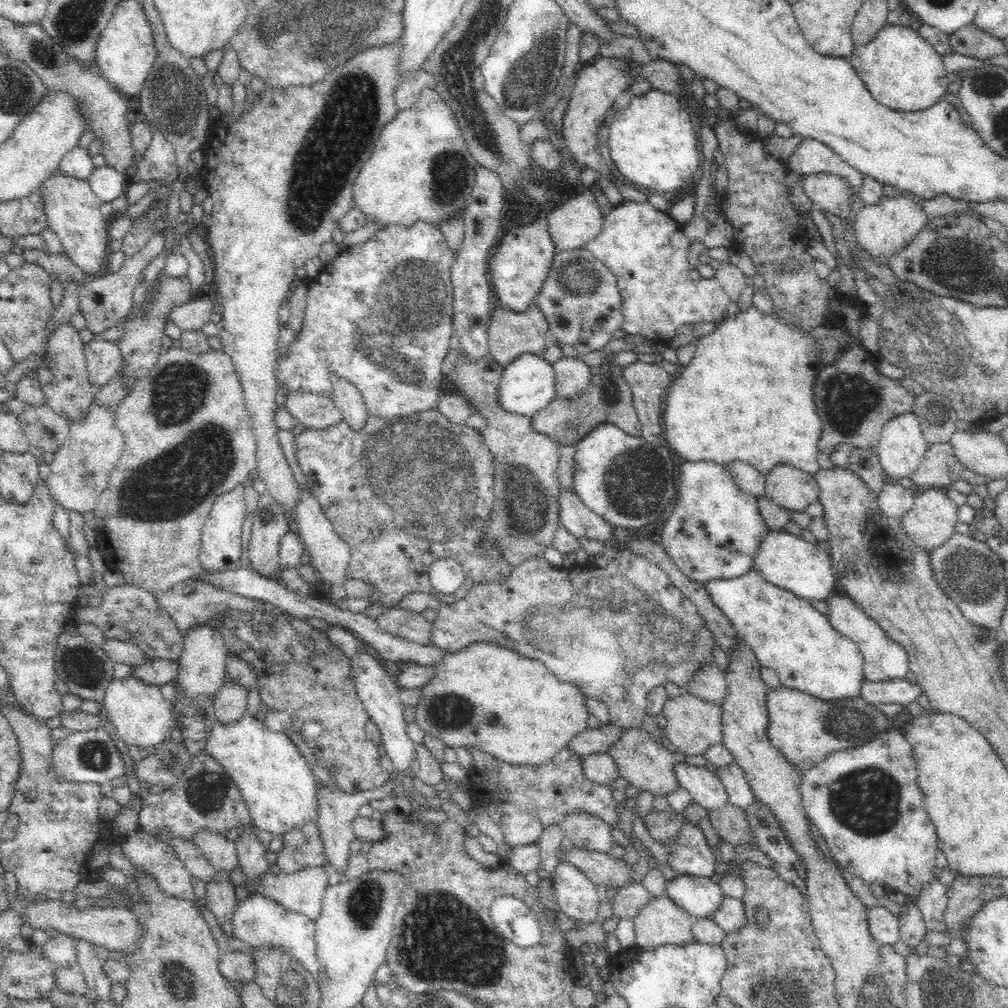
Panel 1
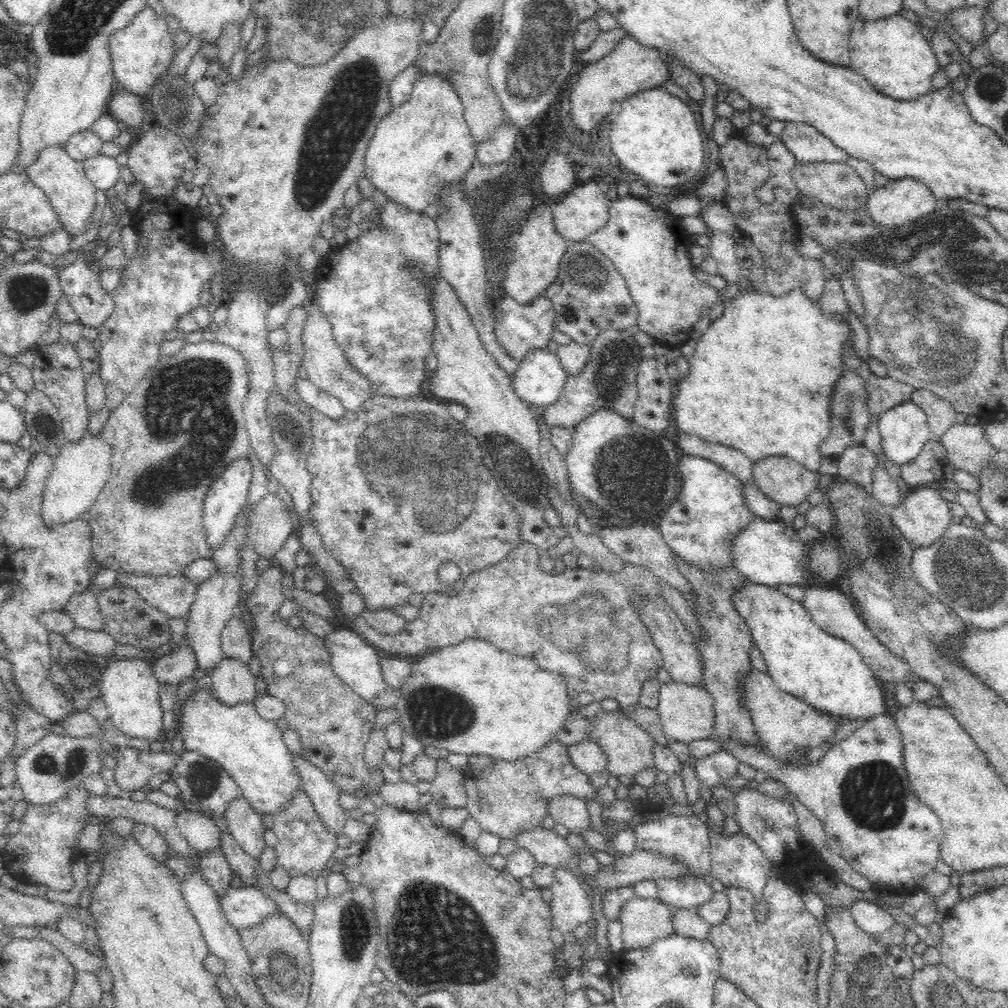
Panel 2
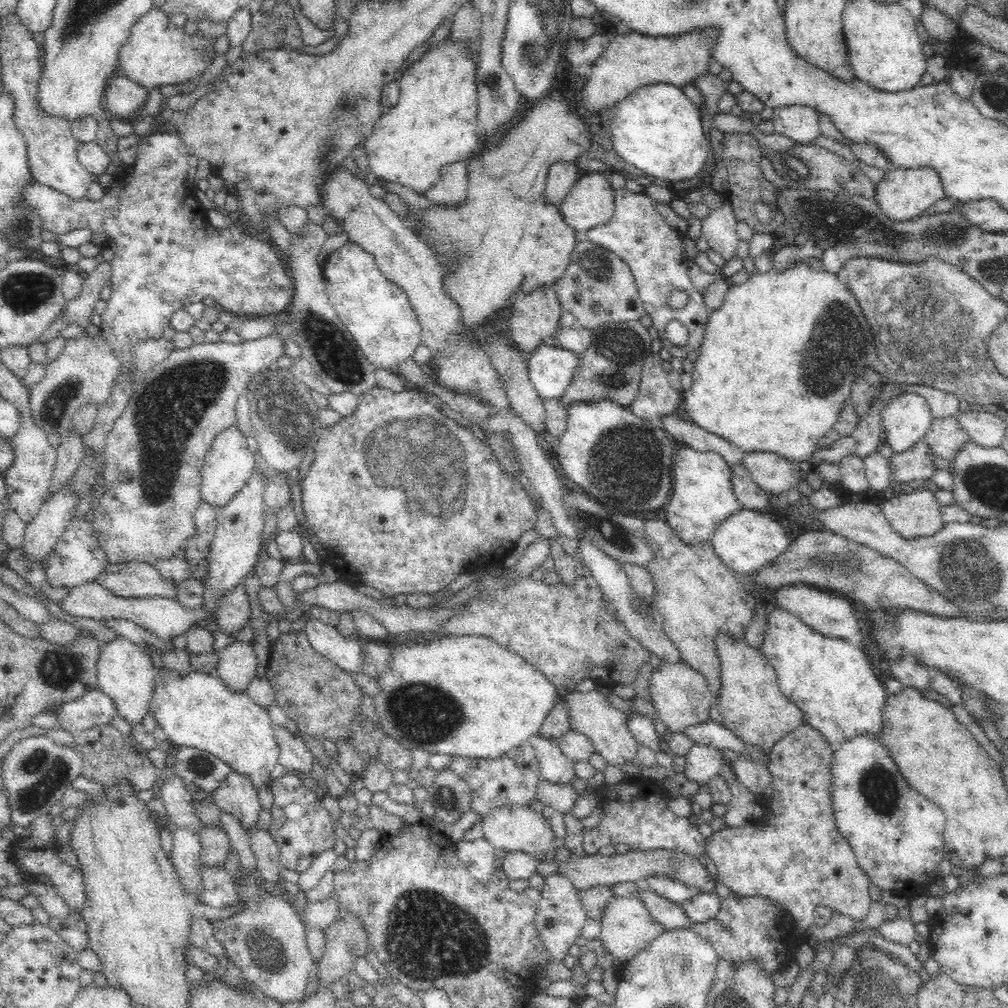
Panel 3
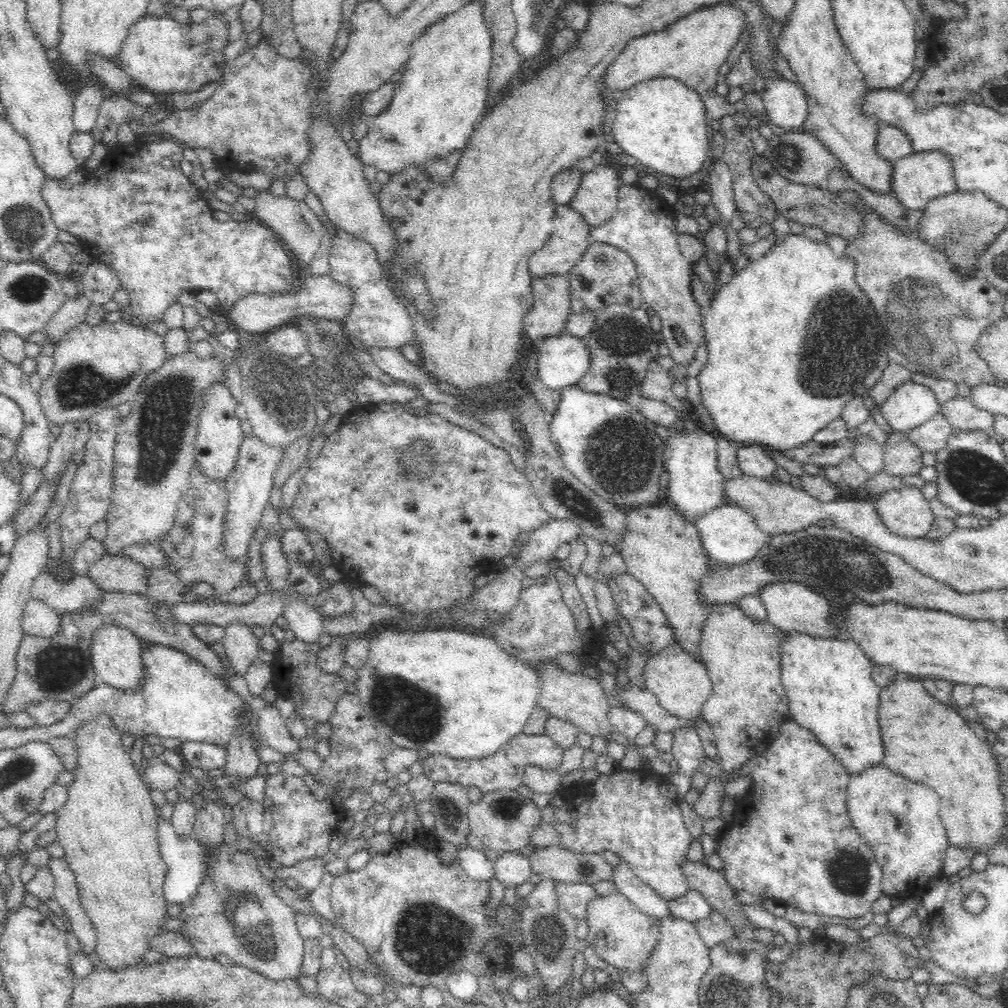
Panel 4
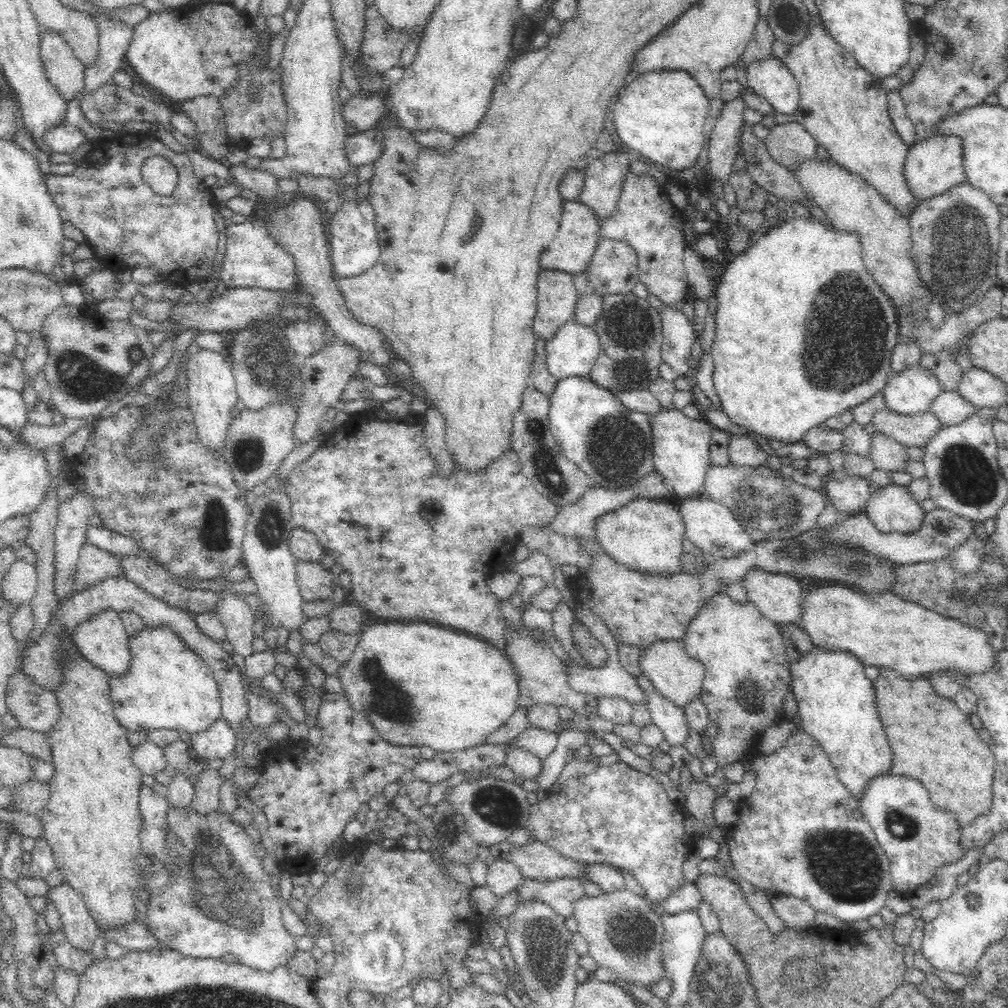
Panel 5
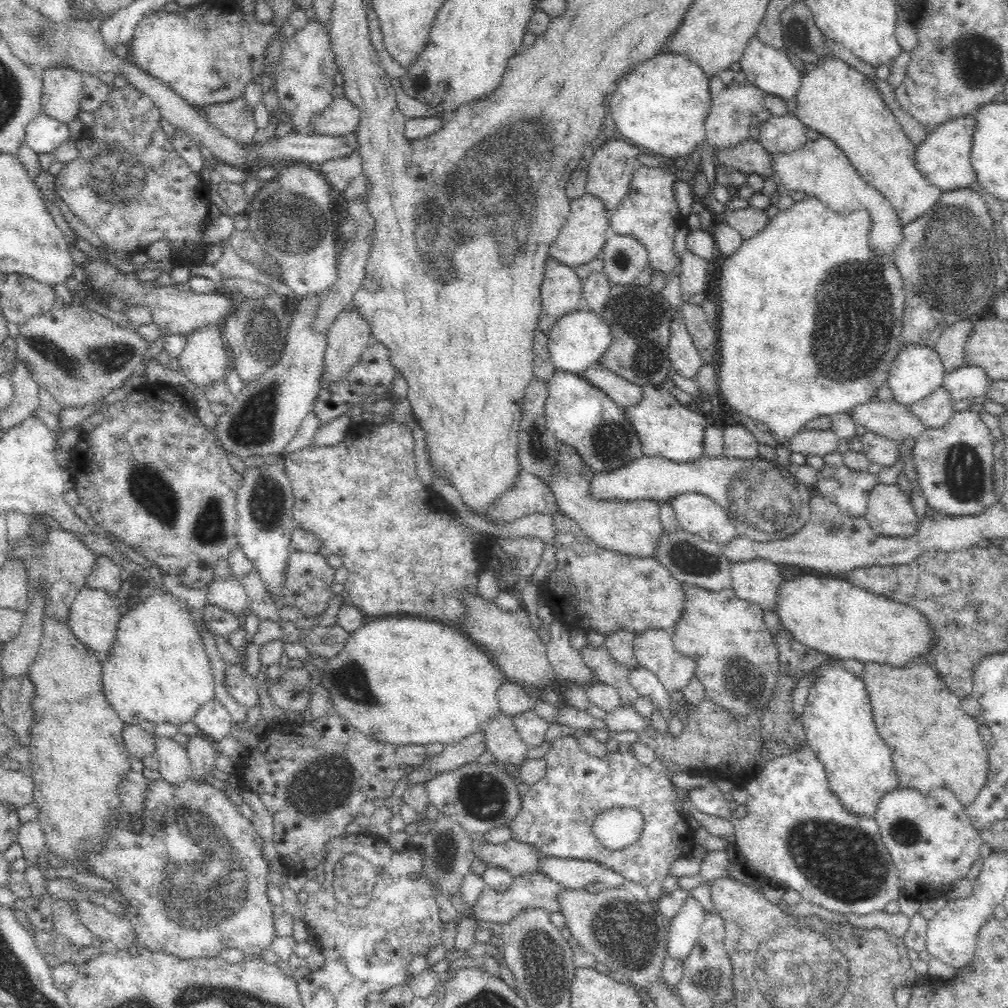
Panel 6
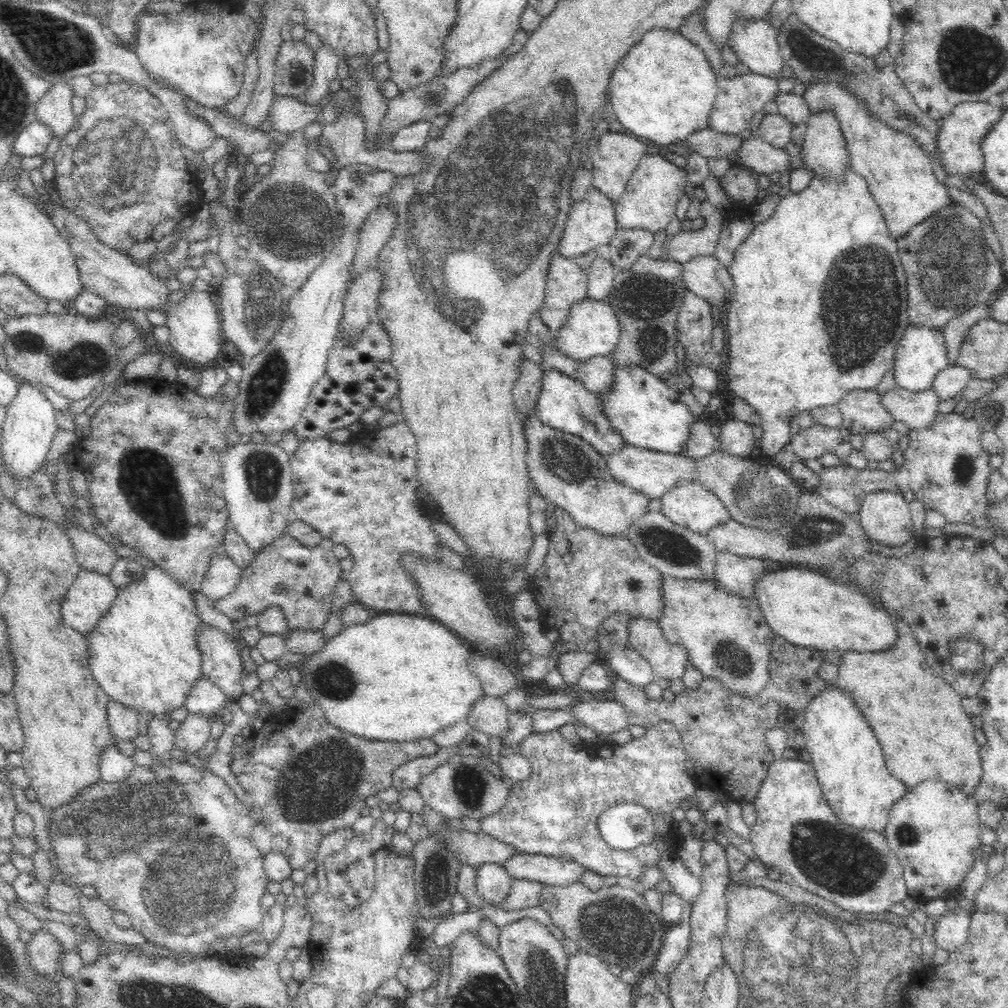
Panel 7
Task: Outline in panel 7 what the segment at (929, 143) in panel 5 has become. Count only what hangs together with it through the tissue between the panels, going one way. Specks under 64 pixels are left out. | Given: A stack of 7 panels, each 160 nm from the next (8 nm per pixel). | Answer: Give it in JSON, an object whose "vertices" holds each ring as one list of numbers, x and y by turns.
{"vertices":[[969,101,957,105,948,117,941,119,936,138,939,151,934,154,939,156,939,160,934,162,940,175,981,174,985,157,981,144,1002,114,1004,114,1003,107,991,106,988,102]]}

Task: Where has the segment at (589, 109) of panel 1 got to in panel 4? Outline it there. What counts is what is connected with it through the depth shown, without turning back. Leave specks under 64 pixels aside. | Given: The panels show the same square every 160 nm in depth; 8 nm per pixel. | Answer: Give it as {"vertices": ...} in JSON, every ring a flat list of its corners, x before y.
{"vertices":[[728,2,696,10,671,22,659,32,632,38,605,70,602,84,620,93,650,78,675,78,699,94,709,121,732,117,737,114,737,108,726,97,718,96,715,91,716,78,720,75,720,65,727,62,728,52,742,36,745,24,744,13,734,5,728,5]]}

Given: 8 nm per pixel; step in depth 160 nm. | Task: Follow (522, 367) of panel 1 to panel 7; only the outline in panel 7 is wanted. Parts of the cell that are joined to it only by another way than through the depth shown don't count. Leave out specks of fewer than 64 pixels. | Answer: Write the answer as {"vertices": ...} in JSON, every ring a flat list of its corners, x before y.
{"vertices":[[586,297,572,305,568,313,568,320,555,336,555,347,572,360,580,362,598,355,608,357,616,348,620,333,618,319,607,301,592,300]]}

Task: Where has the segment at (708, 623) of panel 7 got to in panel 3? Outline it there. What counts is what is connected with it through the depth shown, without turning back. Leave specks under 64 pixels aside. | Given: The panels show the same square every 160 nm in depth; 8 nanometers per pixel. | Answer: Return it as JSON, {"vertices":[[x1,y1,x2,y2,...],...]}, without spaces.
{"vertices":[[718,632,716,636,716,651,720,657,720,681,722,687,718,690,715,703,712,704,710,720,728,728,732,734,742,739,748,746,758,747,767,755,780,738,807,725,804,714,788,697,779,689,777,674,773,666,768,664,760,648,750,648,745,638,731,636,727,632]]}

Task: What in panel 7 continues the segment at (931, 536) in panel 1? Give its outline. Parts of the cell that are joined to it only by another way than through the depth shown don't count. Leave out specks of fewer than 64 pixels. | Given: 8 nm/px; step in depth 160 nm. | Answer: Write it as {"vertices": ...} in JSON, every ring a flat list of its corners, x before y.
{"vertices":[[878,491,862,501,857,520,872,541,903,546,915,533,909,502,902,493]]}

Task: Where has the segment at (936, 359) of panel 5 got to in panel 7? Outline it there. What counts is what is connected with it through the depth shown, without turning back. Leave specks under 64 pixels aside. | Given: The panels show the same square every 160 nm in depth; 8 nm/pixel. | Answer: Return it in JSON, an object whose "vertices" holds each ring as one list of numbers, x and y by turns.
{"vertices":[[990,302,987,304,978,304,972,306,970,310,966,310,966,314,960,314,958,318,952,318,948,321,946,326,942,329,945,345,947,348,947,357,950,365,954,365,962,340,968,334,968,330,978,322,980,319,989,318,991,310]]}

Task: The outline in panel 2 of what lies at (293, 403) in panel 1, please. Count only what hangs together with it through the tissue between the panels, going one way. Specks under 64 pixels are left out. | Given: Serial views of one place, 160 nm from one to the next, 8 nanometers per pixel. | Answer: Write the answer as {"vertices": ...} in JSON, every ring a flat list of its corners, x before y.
{"vertices":[[297,378,293,385,299,396,299,401,315,408,324,416,336,420,345,415,347,410,342,406,340,400,329,392,318,388,310,379]]}

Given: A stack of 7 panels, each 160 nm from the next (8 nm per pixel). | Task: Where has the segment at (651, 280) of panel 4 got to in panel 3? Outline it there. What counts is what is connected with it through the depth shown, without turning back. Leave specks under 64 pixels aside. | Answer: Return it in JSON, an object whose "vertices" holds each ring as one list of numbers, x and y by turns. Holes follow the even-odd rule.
{"vertices":[[628,188,616,189,613,193,615,213,612,218,604,225,587,230,583,237,610,250,629,266,635,278,639,298,643,301,645,314,652,319,663,348,672,356,683,360,701,345,710,313,709,308,704,304,701,292,692,286,688,277,691,262,684,255,682,247,684,236,664,221,646,193,636,193],[672,290,684,290,688,294,689,301,683,308,674,310,668,305,668,297,672,294],[674,319,689,332,688,342,682,348,670,344,665,333,666,324]]}

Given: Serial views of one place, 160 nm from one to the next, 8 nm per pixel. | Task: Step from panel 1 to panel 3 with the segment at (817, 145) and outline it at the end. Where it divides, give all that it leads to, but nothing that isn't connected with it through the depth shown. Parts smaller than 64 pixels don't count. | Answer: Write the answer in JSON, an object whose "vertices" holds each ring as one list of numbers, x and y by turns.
{"vertices":[[793,105,777,107,773,110,772,122,774,132,791,138,795,144,814,144,814,140,821,135,818,129,819,114,810,107]]}

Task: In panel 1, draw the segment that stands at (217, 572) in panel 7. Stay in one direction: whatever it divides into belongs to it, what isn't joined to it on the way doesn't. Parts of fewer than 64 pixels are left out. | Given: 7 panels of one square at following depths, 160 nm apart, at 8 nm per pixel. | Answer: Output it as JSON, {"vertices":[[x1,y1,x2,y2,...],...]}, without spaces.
{"vertices":[[225,677,220,690,216,692,213,699,215,708,215,716,220,723,230,725,231,723,239,722,240,718,246,714,246,696,247,688]]}

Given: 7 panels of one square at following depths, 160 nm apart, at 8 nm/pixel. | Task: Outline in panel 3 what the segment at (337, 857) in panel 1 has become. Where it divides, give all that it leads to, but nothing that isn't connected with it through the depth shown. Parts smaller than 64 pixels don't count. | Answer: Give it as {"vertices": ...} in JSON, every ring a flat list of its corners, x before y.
{"vertices":[[273,727,273,732,279,748,279,771,288,771,303,777,310,776,312,764,314,764,314,755,306,746,304,740,292,735,286,727]]}

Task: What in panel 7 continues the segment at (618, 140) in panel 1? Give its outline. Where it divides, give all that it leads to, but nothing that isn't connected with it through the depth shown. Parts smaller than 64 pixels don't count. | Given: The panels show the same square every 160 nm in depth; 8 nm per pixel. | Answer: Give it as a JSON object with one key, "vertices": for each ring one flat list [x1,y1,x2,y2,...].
{"vertices":[[652,30,612,70,608,102,618,122,634,137,668,146,708,127,719,90,717,78,703,51,679,30]]}

